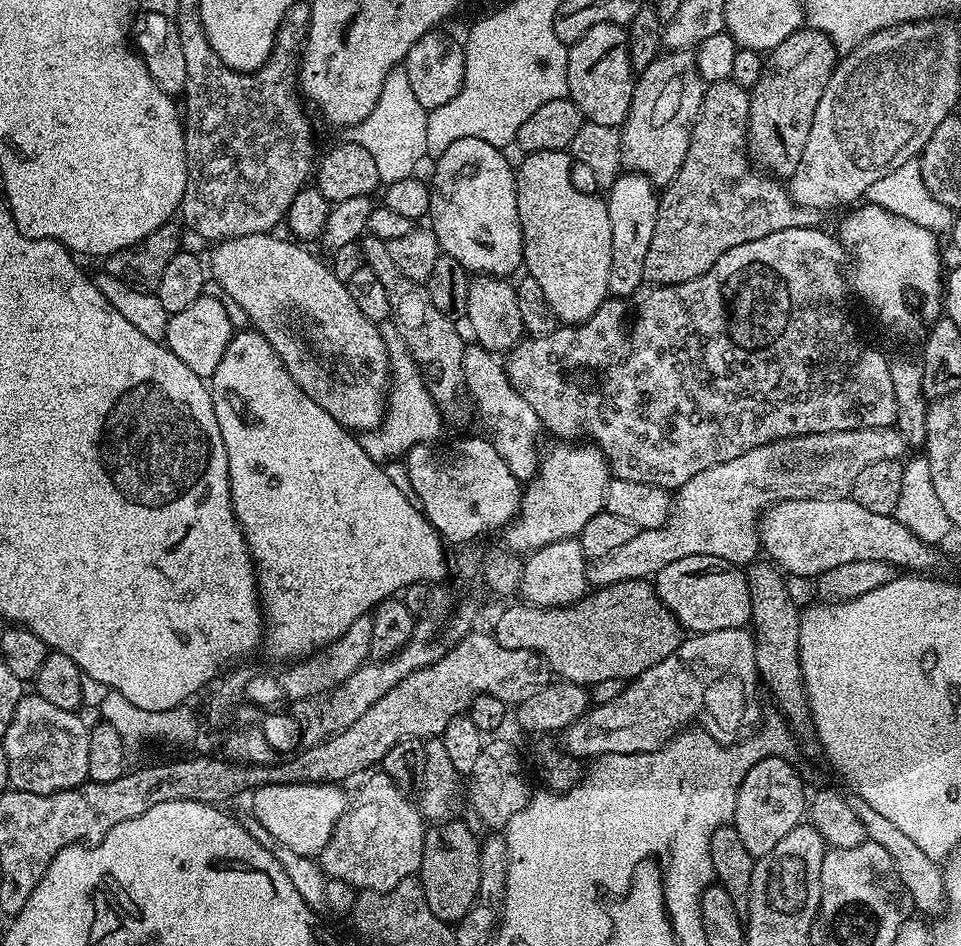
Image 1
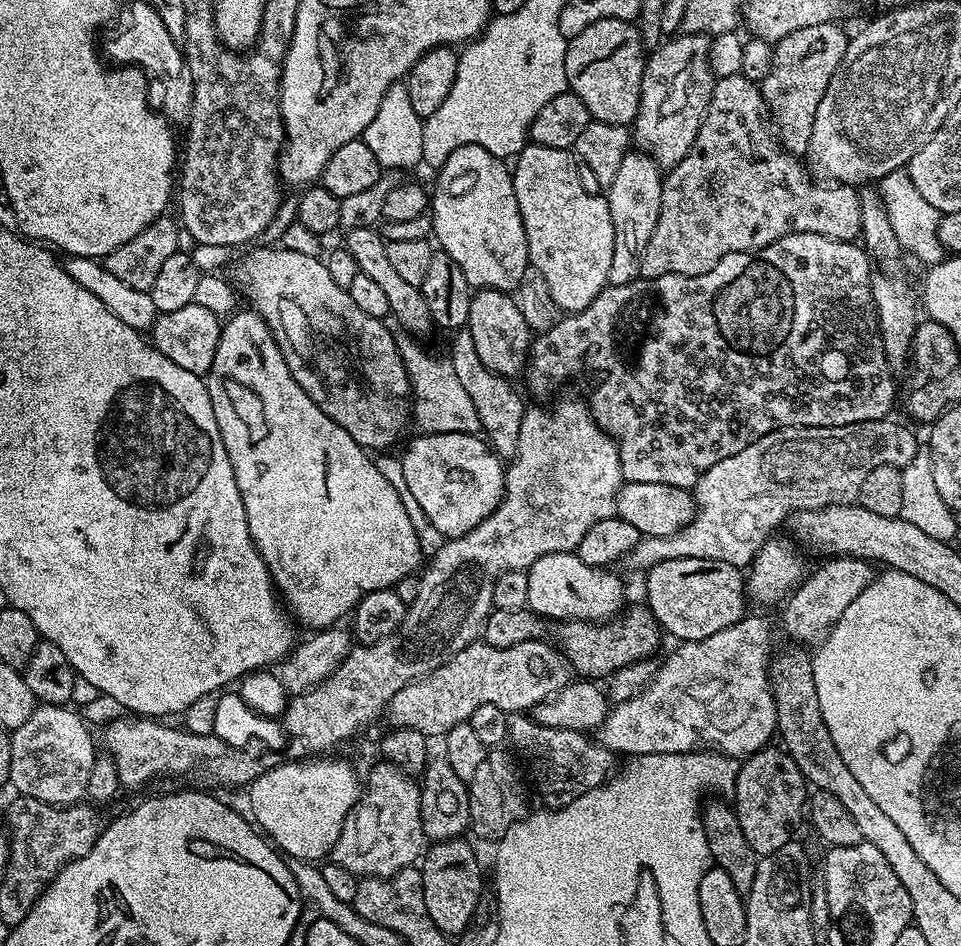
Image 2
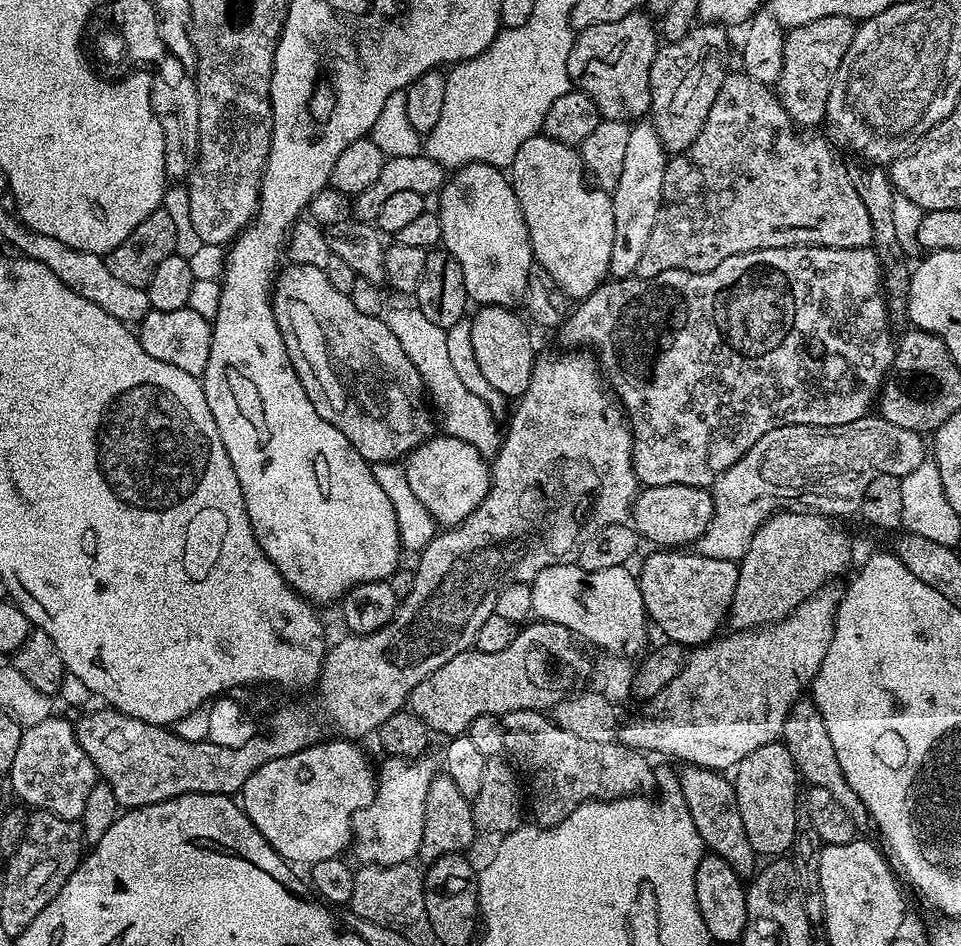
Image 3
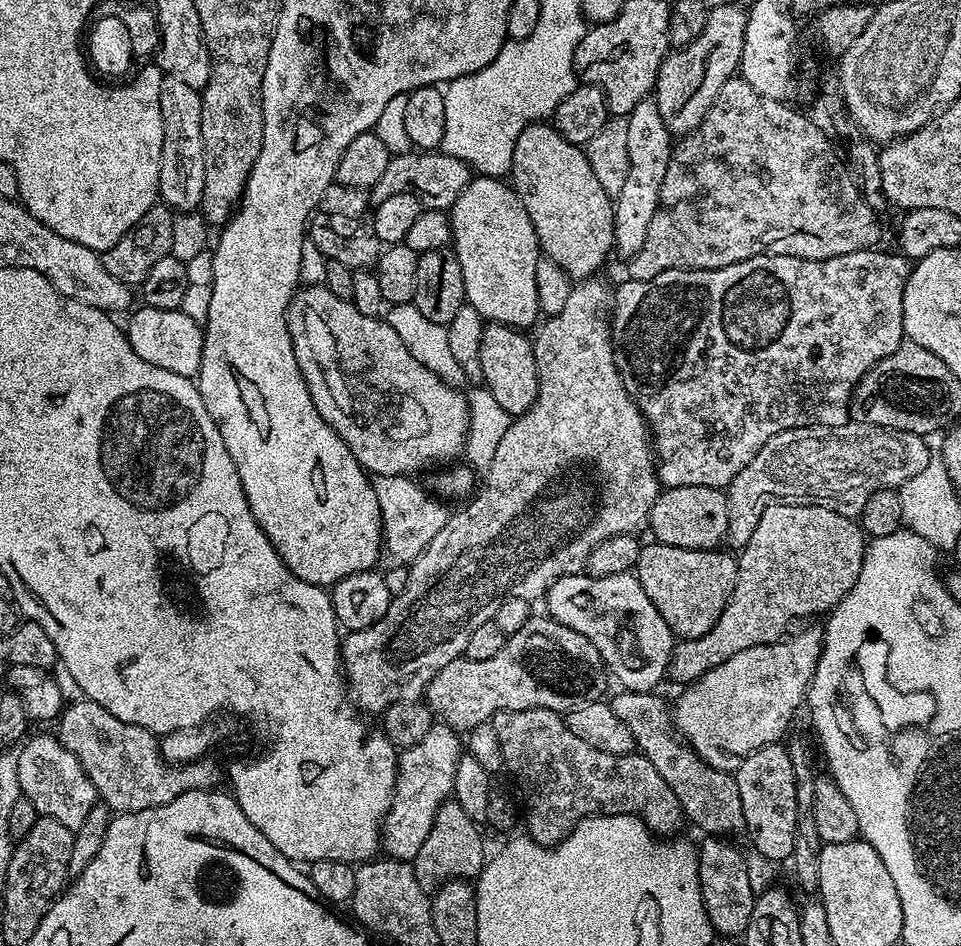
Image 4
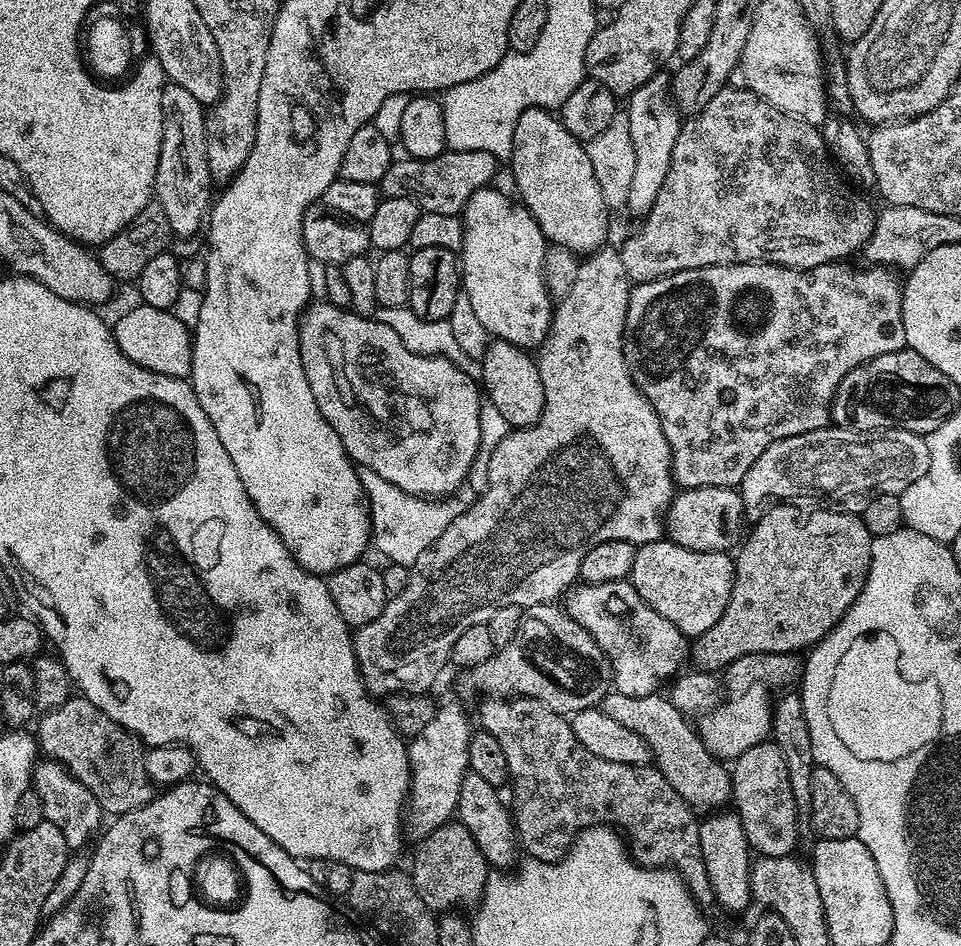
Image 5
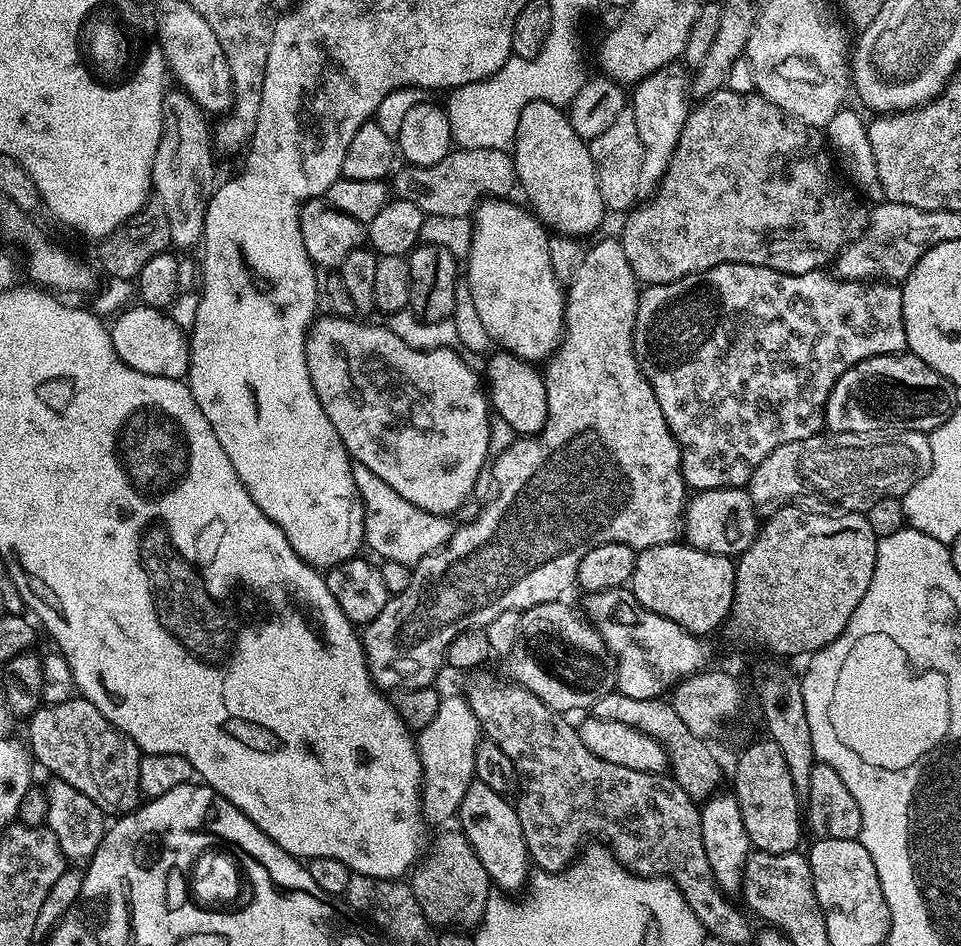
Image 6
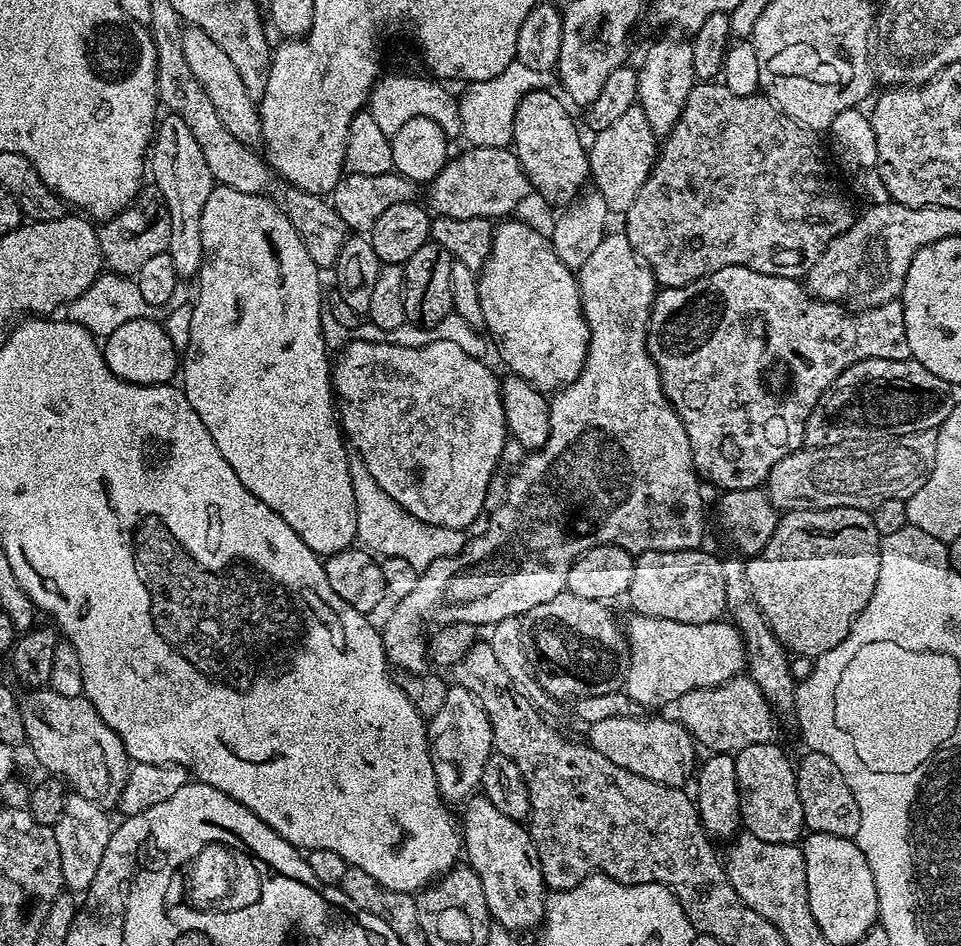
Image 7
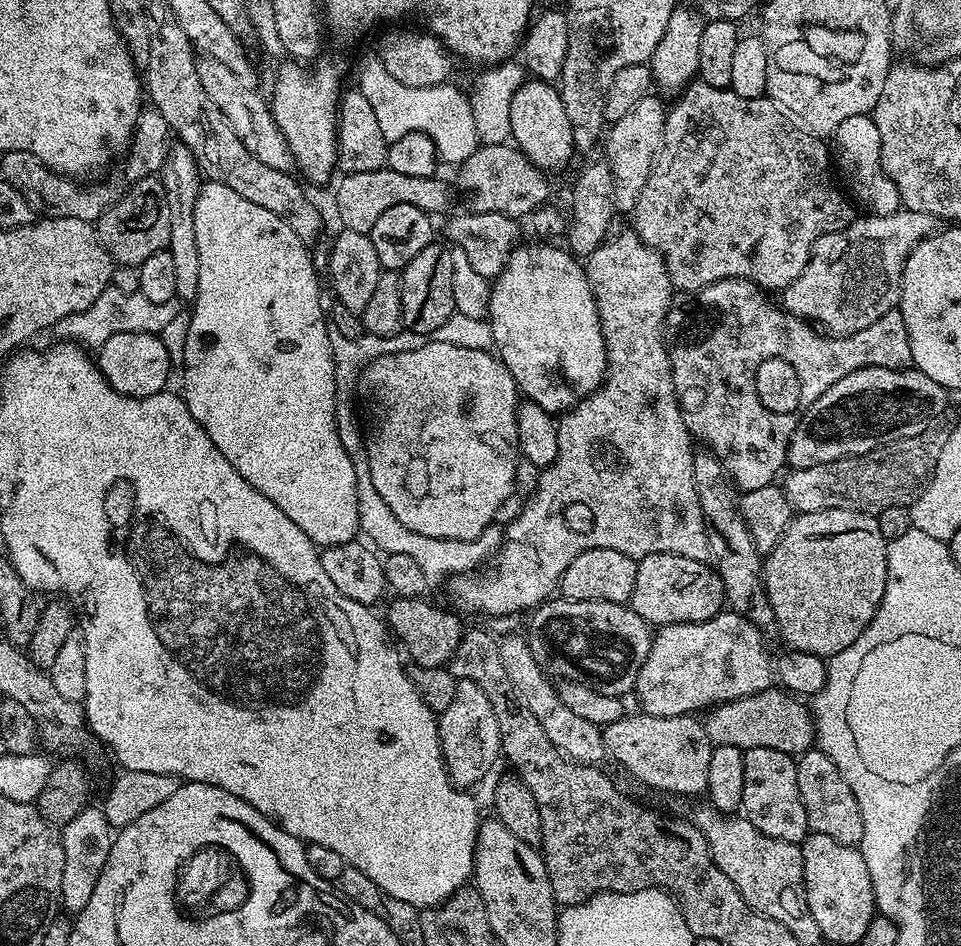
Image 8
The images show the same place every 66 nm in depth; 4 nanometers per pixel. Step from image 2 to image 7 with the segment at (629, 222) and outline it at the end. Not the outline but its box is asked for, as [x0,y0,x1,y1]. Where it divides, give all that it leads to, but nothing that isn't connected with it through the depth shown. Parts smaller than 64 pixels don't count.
[636,38,698,138]

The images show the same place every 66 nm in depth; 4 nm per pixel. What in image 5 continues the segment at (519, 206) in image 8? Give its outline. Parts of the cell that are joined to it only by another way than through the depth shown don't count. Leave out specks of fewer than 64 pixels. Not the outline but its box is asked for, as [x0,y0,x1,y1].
[379,150,498,216]

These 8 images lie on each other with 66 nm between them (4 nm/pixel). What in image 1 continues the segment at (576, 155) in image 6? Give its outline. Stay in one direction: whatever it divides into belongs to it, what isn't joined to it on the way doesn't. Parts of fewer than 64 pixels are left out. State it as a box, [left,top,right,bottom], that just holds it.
[516,150,612,326]

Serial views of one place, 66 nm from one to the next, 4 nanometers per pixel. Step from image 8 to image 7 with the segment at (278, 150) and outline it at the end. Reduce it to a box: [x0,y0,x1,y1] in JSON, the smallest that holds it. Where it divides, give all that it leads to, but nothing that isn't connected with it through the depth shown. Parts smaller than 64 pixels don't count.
[182,26,263,146]

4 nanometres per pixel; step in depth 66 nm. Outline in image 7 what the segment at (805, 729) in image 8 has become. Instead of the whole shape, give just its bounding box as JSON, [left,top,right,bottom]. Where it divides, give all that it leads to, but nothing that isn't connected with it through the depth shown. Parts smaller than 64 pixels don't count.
[674,674,777,754]

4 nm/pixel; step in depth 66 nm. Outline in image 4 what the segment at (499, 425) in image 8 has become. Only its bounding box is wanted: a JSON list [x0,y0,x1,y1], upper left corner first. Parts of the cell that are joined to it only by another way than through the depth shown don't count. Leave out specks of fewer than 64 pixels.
[288,283,470,477]

